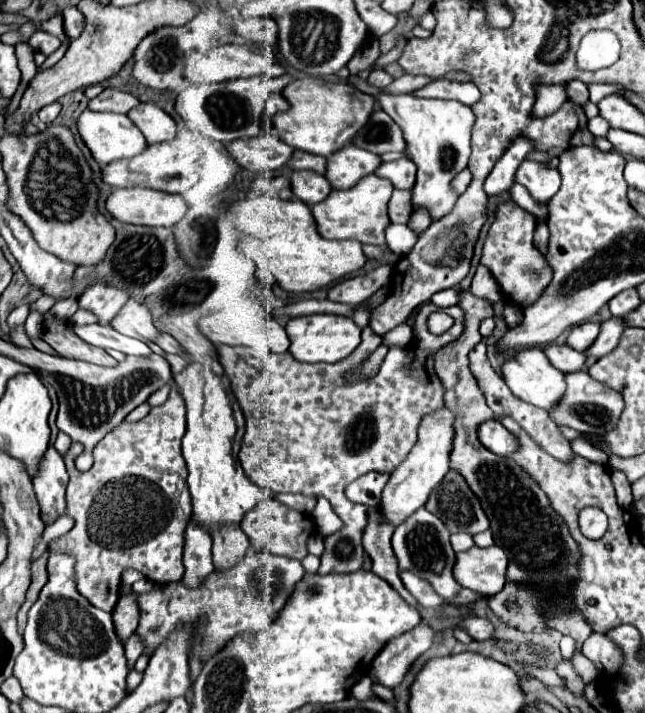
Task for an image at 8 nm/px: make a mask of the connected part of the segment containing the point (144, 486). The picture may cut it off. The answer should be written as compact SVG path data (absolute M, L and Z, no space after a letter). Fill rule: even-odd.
M172 385L164 405L152 407L142 421L124 421L94 447L94 465L88 471L82 473L74 465L76 457L84 451L82 445L72 443L64 457L70 473L66 513L76 525L48 547L76 557L78 591L102 611L114 611L124 569L142 571L146 579L160 585L182 579L184 533L192 513L186 485L188 471L180 449L184 433L186 405L176 385Z

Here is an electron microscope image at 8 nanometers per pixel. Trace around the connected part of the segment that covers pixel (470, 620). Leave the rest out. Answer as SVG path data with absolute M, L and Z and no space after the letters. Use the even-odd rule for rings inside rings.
M468 615L466 619L462 619L456 627L464 629L472 639L476 641L484 641L484 639L492 639L494 637L494 627L488 619L476 617L476 615Z

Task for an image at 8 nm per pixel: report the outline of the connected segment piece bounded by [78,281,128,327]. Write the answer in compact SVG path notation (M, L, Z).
M92 283L82 295L78 305L82 309L92 311L98 317L98 323L102 327L112 327L112 319L120 313L120 309L126 305L128 293L122 293L122 289L108 287L104 283Z

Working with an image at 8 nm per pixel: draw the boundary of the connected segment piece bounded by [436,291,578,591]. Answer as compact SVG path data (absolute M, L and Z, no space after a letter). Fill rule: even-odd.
M460 291L460 307L466 313L466 333L462 335L462 341L456 341L454 345L450 345L450 349L442 349L442 353L436 357L436 369L444 383L446 407L456 415L450 471L462 475L480 499L480 505L490 521L494 543L510 559L508 577L522 583L536 583L544 589L560 591L576 575L578 549L564 521L550 509L546 493L542 493L542 489L534 485L534 481L530 481L530 477L526 477L526 473L522 473L522 469L518 469L514 461L490 453L476 437L478 425L492 419L492 413L468 369L468 351L476 343L480 343L482 335L478 331L478 325L482 319L492 317L492 305L486 305L486 301L478 301L478 297L470 297L470 291Z

